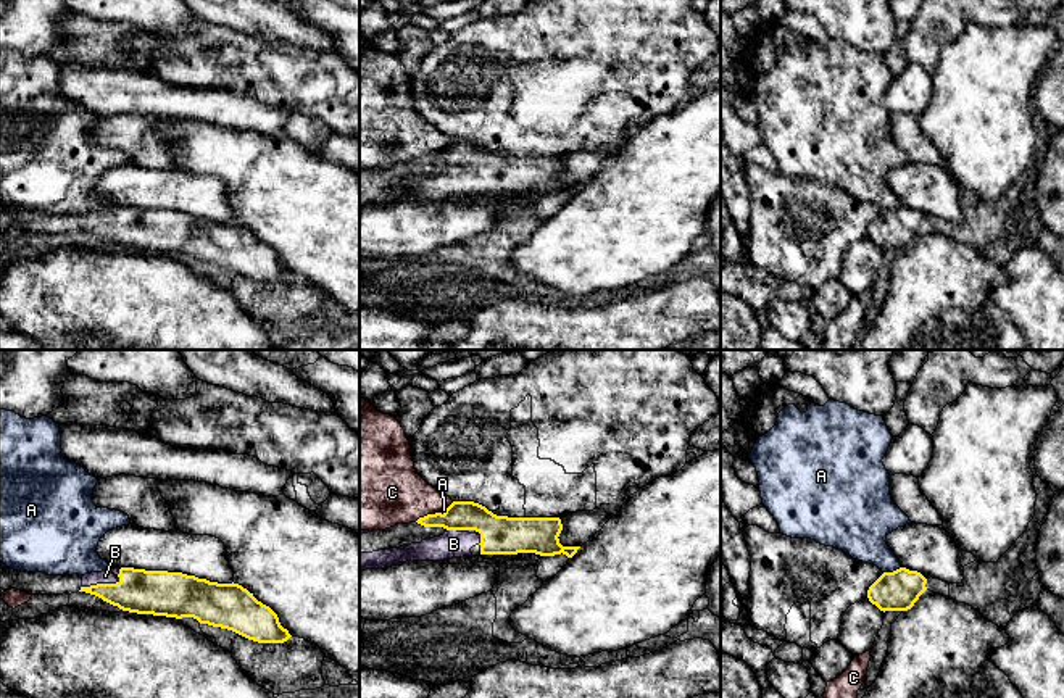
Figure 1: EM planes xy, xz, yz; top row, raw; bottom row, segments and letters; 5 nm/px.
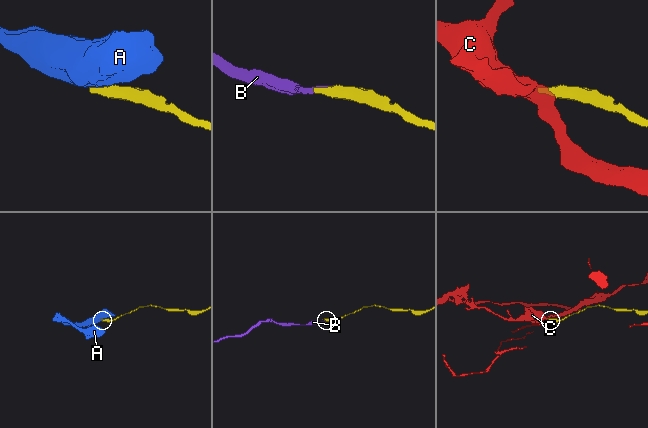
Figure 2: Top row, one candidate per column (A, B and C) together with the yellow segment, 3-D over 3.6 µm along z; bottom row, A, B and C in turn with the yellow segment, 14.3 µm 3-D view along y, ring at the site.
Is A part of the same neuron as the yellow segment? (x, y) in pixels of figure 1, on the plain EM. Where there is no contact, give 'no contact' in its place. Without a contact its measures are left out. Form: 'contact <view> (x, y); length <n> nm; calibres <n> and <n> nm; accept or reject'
contact yz (893, 210); length 90 nm; calibres 200 and 260 nm; reject

